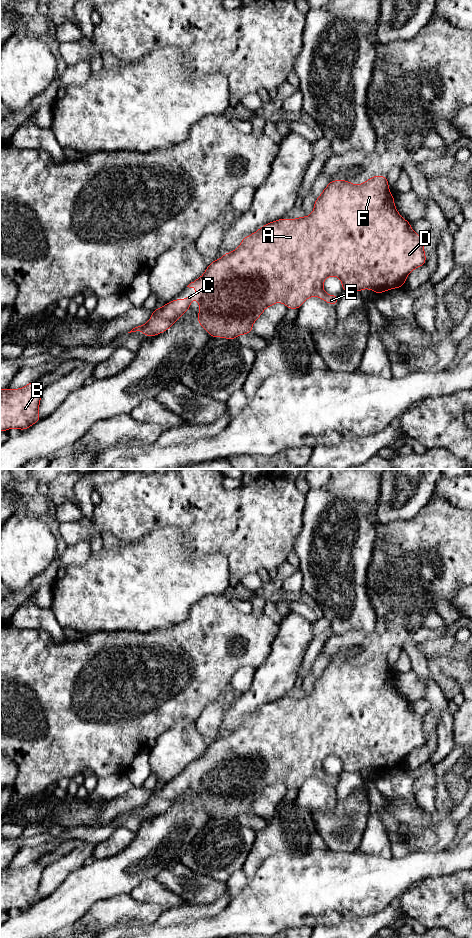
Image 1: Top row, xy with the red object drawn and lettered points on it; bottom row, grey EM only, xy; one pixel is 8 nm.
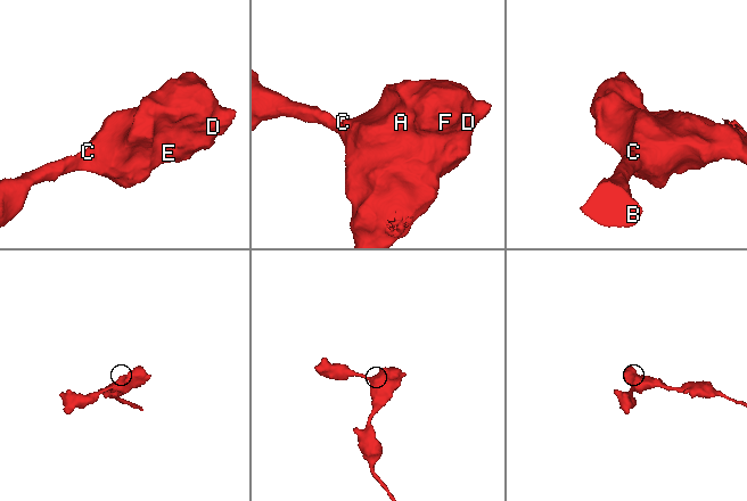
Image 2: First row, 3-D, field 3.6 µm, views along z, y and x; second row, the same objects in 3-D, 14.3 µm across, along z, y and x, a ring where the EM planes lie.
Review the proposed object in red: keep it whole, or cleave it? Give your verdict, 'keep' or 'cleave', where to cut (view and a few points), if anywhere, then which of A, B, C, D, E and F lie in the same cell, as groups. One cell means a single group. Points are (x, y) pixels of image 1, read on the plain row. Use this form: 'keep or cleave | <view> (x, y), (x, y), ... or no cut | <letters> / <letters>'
keep | no cut | A B C D E F

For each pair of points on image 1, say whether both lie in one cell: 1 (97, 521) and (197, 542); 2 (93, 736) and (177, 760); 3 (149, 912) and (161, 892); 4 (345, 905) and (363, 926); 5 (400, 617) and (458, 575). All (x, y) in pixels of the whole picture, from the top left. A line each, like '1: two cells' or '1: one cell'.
1: one cell
2: two cells
3: two cells
4: two cells
5: one cell

